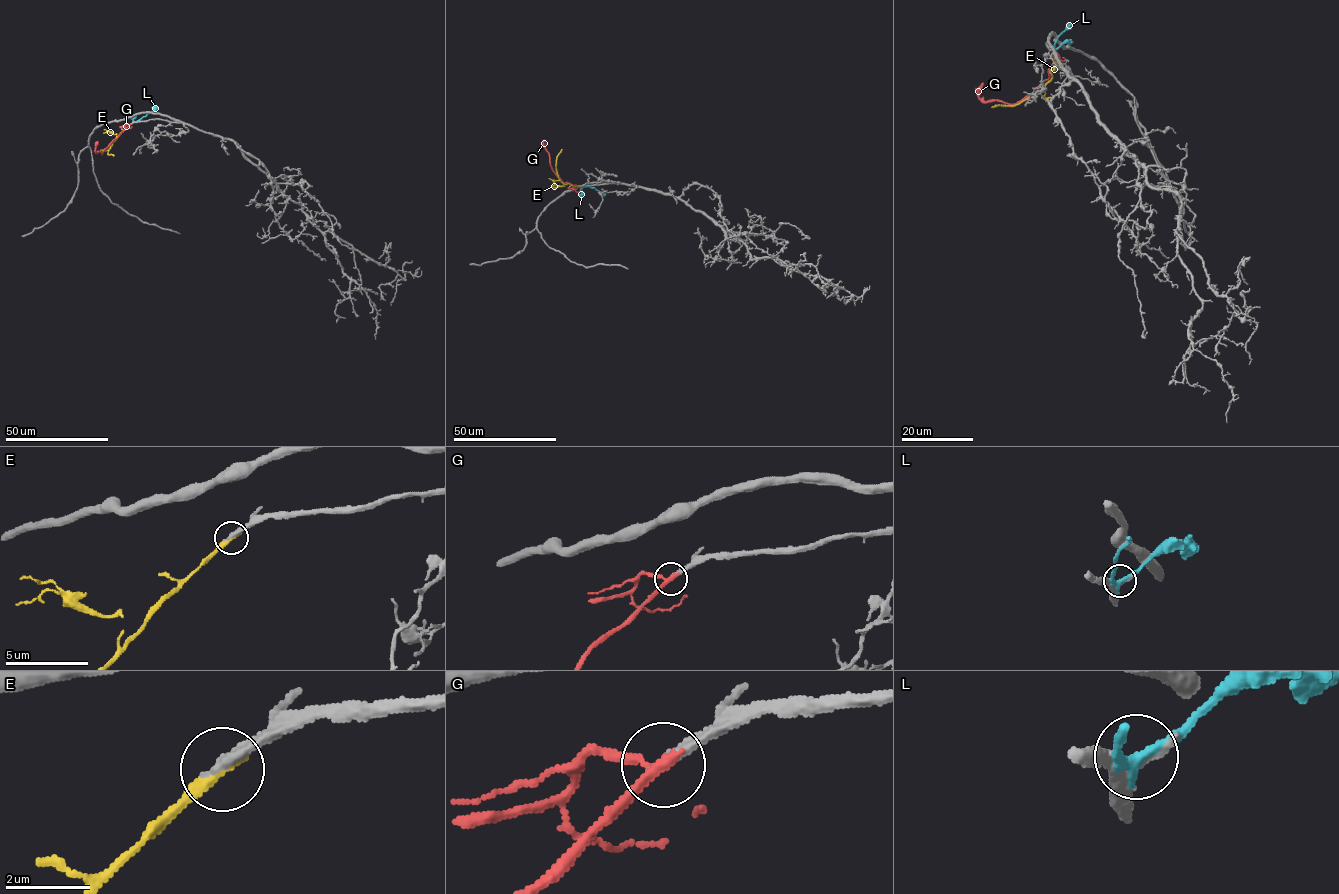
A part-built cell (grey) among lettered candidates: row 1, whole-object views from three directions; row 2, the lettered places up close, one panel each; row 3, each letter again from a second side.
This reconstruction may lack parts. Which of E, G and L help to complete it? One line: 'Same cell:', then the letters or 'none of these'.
Same cell: G

